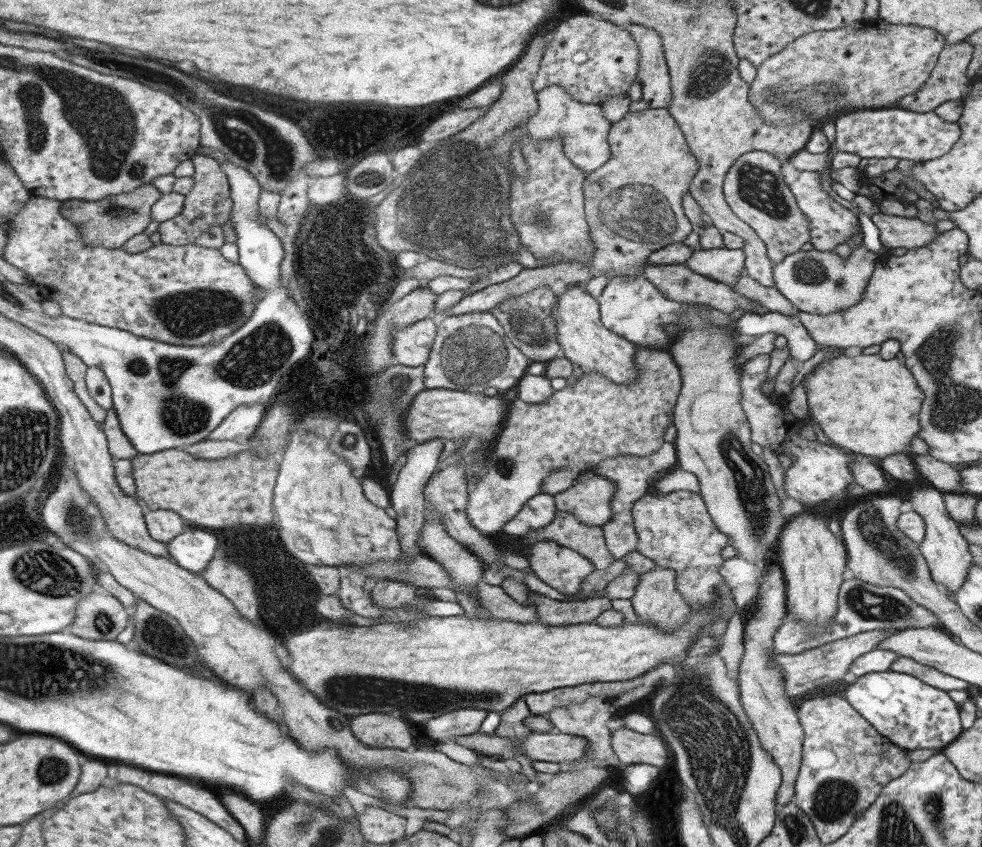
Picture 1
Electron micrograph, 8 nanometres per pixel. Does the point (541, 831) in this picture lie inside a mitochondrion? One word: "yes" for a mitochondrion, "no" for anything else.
no

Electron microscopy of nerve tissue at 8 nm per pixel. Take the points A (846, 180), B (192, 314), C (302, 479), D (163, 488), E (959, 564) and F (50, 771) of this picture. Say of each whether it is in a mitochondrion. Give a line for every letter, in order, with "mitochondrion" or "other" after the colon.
A: other
B: mitochondrion
C: other
D: other
E: other
F: mitochondrion

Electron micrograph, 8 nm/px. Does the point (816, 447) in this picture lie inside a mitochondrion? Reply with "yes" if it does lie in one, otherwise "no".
no

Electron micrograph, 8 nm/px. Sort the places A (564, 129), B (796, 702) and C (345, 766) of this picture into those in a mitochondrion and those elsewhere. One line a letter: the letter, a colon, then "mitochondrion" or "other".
A: other
B: other
C: other

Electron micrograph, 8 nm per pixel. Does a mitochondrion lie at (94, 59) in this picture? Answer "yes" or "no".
yes

